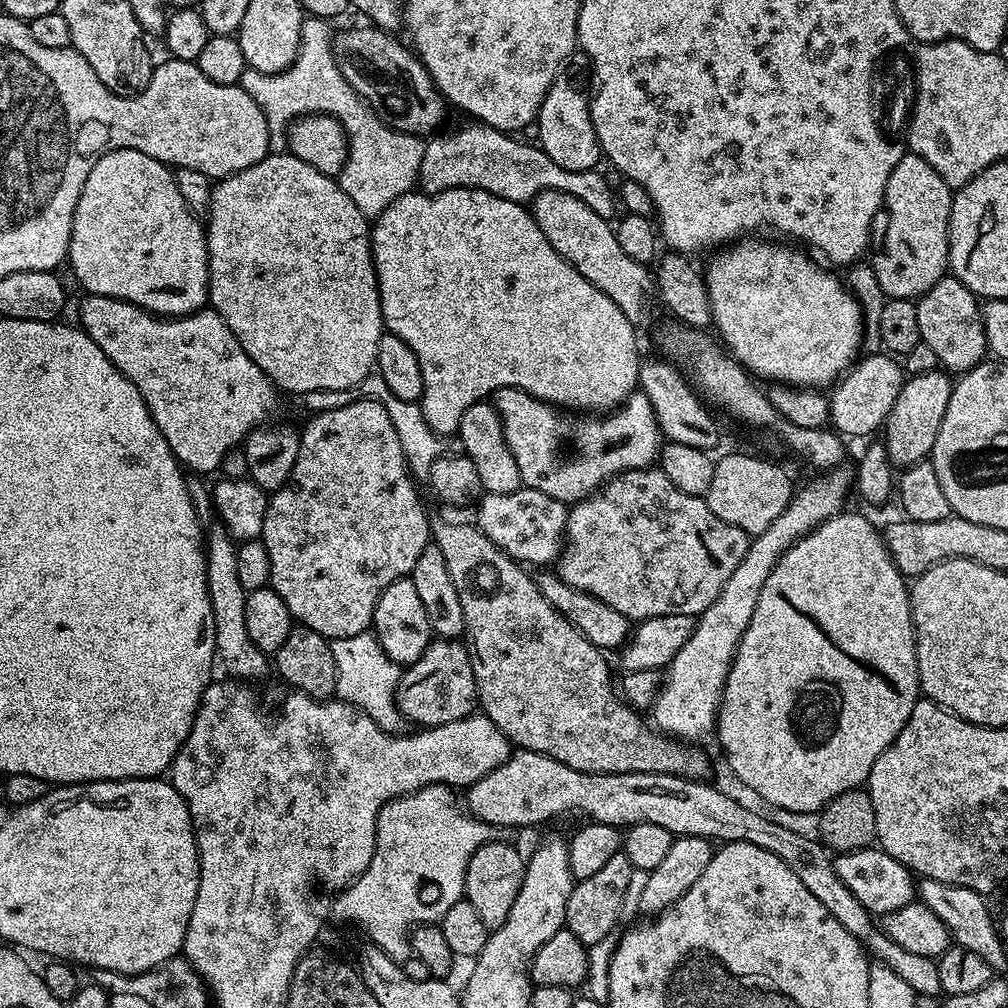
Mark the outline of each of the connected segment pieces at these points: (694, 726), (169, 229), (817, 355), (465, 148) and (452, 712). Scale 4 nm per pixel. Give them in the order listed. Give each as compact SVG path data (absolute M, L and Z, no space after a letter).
M839 466L827 469L821 475L824 476L821 480L810 481L801 492L799 489L786 510L782 510L782 514L770 522L770 530L751 537L742 562L738 562L738 567L734 574L730 574L726 586L722 586L718 598L714 598L708 609L700 613L695 630L690 638L686 638L682 650L674 654L663 673L660 690L650 705L651 723L655 731L681 742L700 742L696 740L715 729L720 701L724 699L724 683L732 668L732 659L736 656L742 634L746 634L746 626L750 626L750 618L754 618L758 594L766 578L770 578L770 570L774 570L786 549L822 522L845 511L844 499L848 491L851 493L854 488L853 473L849 469L847 472L845 468Z
M119 148L94 162L72 215L66 260L85 293L125 300L158 316L189 316L208 304L205 225L182 198L173 169L138 150Z
M741 238L729 243L713 255L717 256L709 262L708 269L703 269L704 285L710 298L712 324L720 331L719 339L723 347L753 377L765 376L768 382L791 384L797 388L827 389L835 385L857 359L860 335L864 332L860 304L844 289L843 282L834 273L827 272L832 270L827 267L819 268L807 256L807 251L788 242L771 244L768 240L760 239L764 238Z
M468 122L465 128L456 128L453 132L444 131L437 131L427 137L420 167L419 191L433 196L451 188L477 188L486 190L498 198L513 200L515 204L524 204L532 201L542 190L562 190L566 194L574 194L578 198L582 198L582 202L586 202L586 206L590 206L594 210L594 214L598 214L603 220L611 221L617 215L618 200L614 195L614 188L611 188L599 176L599 171L562 170L562 166L558 166L558 162L554 162L554 158L550 158L543 148L535 143L527 144L526 141L520 140L524 138L517 138L507 132L499 132L497 128L491 128L488 124Z
M433 639L427 650L400 673L396 705L401 717L405 721L413 720L416 723L413 725L433 728L446 722L458 722L473 715L477 704L474 670L468 649L459 639Z

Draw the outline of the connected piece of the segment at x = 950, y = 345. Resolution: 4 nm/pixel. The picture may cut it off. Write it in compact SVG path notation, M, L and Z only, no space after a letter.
M946 274L915 301L915 306L921 341L932 347L941 369L952 374L963 374L985 359L988 343L980 317L981 305L975 294L959 278Z

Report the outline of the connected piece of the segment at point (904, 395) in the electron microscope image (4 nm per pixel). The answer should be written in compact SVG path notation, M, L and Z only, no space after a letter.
M944 370L908 376L905 379L902 390L882 425L882 442L897 469L903 470L931 457L942 418L946 418L946 406L950 406L953 383L953 377Z

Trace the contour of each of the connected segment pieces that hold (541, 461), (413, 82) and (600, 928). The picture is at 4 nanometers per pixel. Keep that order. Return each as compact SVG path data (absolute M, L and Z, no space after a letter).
M498 388L490 397L491 404L500 416L502 430L506 434L506 446L510 446L510 454L514 454L514 462L518 462L518 474L523 487L542 490L542 494L550 494L550 498L562 500L571 506L578 500L592 495L597 488L603 488L621 472L647 468L660 452L662 437L660 427L654 418L654 410L642 391L635 391L618 410L607 415L576 414L573 420L567 420L561 409L548 404L545 400L526 394L526 390L517 388Z
M375 26L364 27L368 28L335 33L336 65L342 78L350 82L356 95L390 127L421 138L435 133L443 125L440 123L444 120L446 101L420 57L405 41L404 45L402 41L395 40L397 37L393 33Z
M623 851L614 854L603 866L590 874L590 878L573 883L570 902L566 902L564 928L586 946L609 939L616 928L616 919L621 919L624 910L626 890L630 887L630 874L633 872L630 861Z

